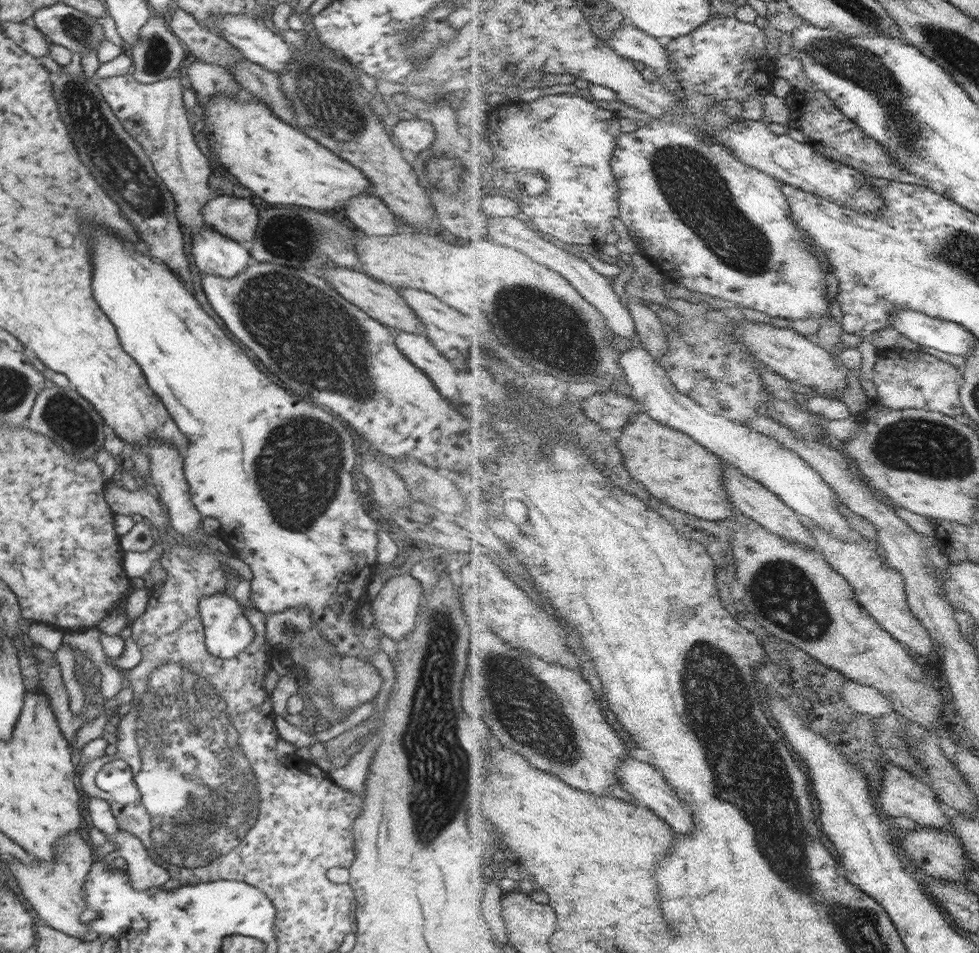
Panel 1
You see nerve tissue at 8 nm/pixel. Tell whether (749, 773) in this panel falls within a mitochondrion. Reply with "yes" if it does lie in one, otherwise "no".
yes

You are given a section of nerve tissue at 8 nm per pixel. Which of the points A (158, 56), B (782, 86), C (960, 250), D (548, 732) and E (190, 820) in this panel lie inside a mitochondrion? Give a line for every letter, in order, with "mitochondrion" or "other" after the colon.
A: mitochondrion
B: other
C: mitochondrion
D: mitochondrion
E: mitochondrion

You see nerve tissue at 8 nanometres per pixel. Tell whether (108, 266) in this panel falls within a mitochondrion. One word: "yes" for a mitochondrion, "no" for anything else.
no

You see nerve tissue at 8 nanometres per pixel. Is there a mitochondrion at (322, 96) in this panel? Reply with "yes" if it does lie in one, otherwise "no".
yes

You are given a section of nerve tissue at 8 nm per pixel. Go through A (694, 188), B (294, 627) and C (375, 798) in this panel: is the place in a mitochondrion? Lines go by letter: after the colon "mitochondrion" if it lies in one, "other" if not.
A: mitochondrion
B: mitochondrion
C: other

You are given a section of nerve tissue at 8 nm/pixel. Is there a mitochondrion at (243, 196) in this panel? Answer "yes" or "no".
no

